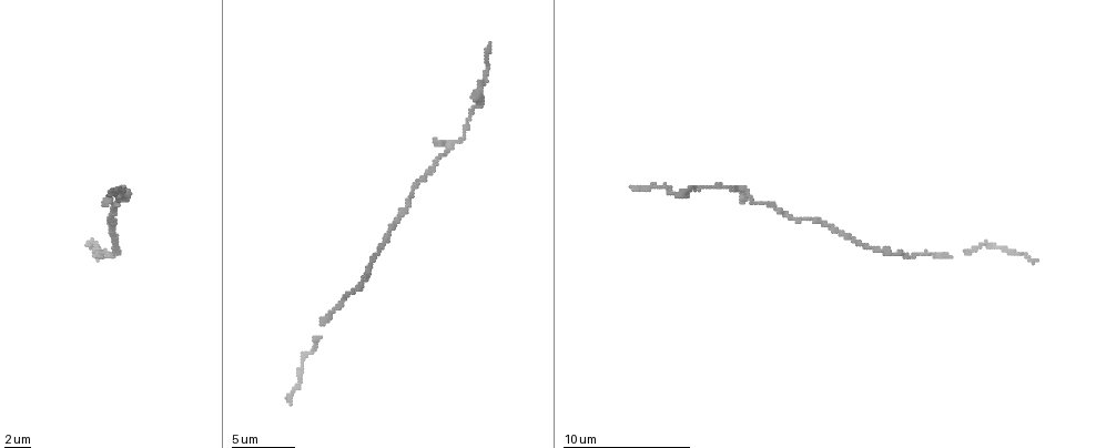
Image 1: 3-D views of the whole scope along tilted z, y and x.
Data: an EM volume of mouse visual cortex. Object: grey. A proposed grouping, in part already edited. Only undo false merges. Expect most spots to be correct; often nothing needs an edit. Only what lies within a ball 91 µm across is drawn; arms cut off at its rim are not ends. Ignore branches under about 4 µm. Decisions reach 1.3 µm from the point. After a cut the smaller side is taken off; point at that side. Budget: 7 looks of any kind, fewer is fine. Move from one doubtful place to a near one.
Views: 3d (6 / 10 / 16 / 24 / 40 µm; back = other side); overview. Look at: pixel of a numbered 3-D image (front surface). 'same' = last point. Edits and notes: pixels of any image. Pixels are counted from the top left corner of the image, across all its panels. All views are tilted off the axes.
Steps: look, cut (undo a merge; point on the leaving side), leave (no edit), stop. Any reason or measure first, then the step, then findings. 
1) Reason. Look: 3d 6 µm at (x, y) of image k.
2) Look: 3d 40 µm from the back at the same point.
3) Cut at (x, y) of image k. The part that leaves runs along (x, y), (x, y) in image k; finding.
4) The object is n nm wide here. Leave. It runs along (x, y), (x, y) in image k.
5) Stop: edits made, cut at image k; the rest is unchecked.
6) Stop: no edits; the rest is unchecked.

Sudden change in width. Look: 3d 10 µm at (480, 86) of image 1.

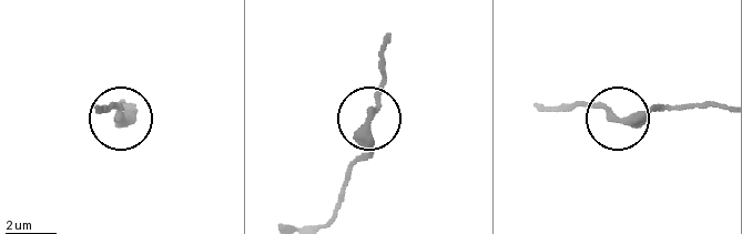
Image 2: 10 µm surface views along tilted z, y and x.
Leave. It runs along (328, 222), (361, 152), (382, 75), (382, 46) in image 2; continuous, no second neuron.

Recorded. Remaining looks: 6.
Thick turns thin. Look: 3d 16 µm at (730, 186) of image 1.

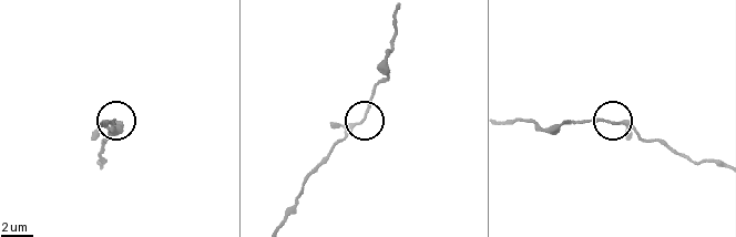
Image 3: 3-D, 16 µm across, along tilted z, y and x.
Leave. It runs along (275, 226), (306, 176), (365, 116), (382, 79) in image 3; one neuron here.

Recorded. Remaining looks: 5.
Look: 3d 6 µm at (392, 230) of image 1.

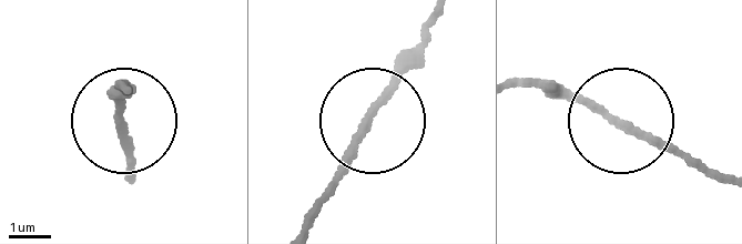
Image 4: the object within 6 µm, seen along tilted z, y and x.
Leave. It runs along (368, 110), (355, 160), (317, 199) in image 4; continuous, no second neuron.

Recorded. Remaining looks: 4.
Stop: no edits; the rest is unchecked.

